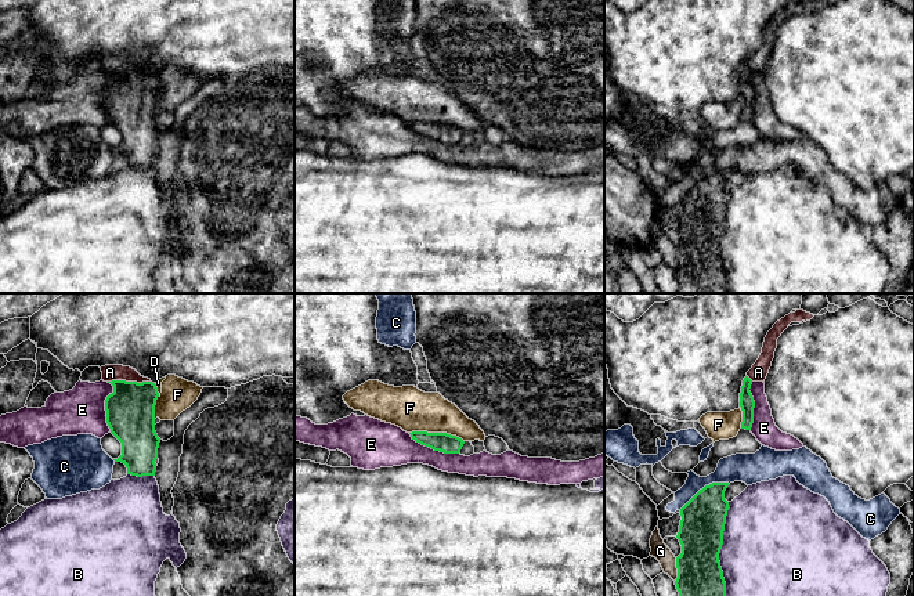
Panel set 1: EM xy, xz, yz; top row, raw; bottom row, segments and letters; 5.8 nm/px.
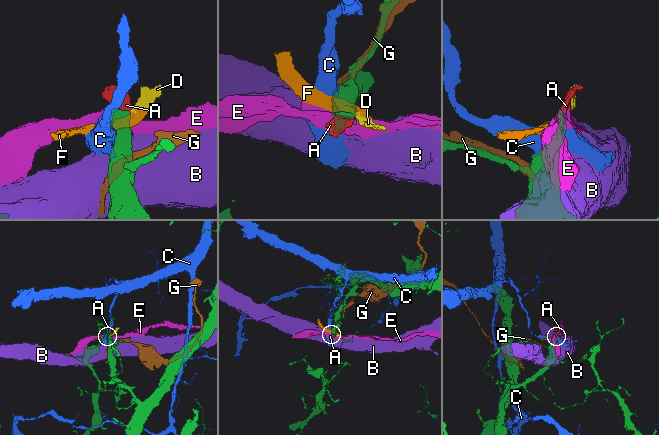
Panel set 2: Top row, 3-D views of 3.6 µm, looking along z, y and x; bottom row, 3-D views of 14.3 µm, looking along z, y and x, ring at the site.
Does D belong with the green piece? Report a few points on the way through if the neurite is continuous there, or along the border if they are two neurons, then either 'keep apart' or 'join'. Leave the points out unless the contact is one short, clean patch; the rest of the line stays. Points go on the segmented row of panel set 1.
border along xy (154, 383), (159, 396); keep apart

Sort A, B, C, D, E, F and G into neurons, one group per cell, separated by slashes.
A / B / C / D F / E / G

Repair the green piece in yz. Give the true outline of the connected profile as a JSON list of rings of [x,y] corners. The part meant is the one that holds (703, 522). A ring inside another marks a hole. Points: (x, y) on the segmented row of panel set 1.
[[[712,483],[700,490],[682,509],[676,538],[682,553],[676,557],[679,596],[726,596],[726,582],[719,561],[729,502],[725,491],[729,483]]]

